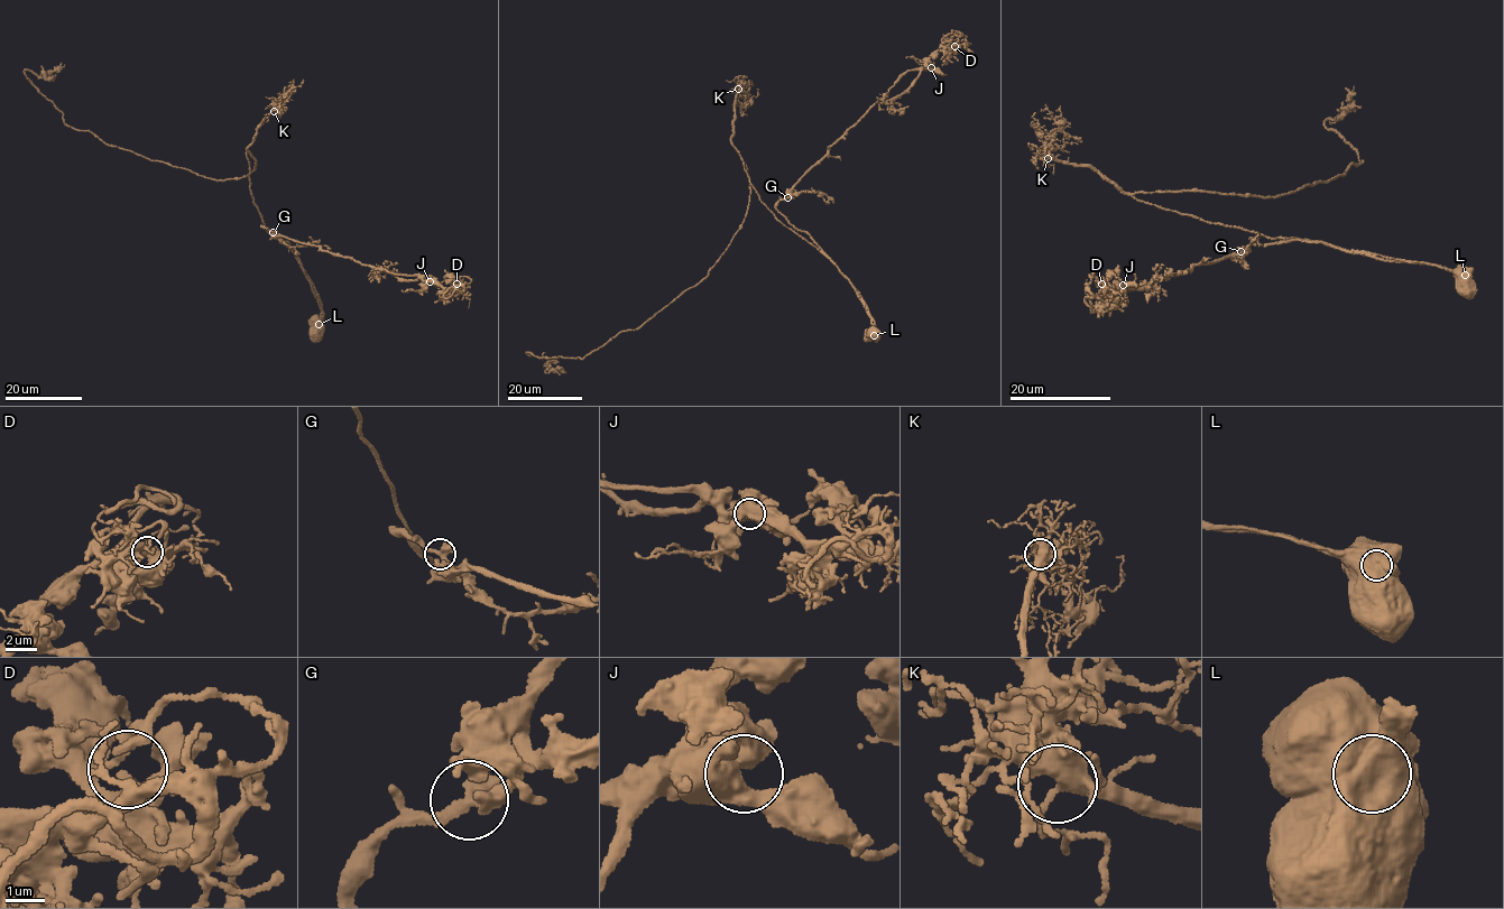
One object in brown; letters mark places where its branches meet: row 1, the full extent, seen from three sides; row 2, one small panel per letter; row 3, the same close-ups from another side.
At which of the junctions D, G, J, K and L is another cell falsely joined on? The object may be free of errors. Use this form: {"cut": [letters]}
{"cut": ["L"]}

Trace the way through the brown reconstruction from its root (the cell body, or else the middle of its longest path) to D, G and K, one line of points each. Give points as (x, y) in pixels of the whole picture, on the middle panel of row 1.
D: (874, 332), (866, 303), (849, 278), (776, 204), (909, 71), (955, 46)
G: (874, 332), (866, 303), (849, 278), (812, 238), (797, 230), (777, 211), (776, 204), (787, 197)
K: (874, 332), (866, 303), (849, 278), (830, 257), (776, 219), (750, 183), (731, 140), (738, 89)

